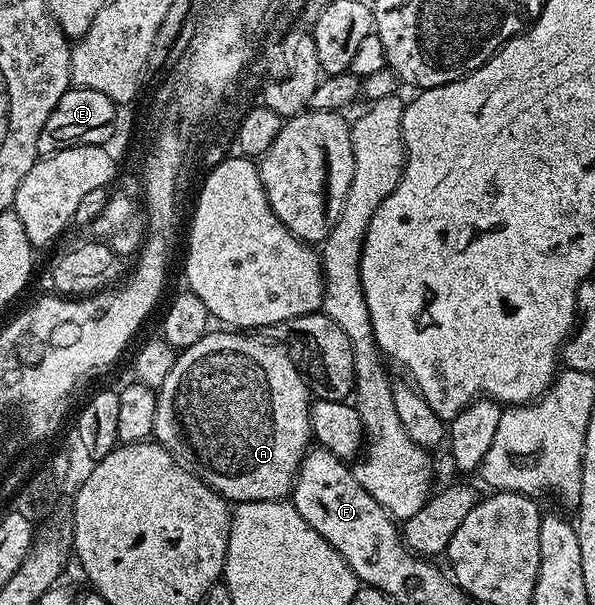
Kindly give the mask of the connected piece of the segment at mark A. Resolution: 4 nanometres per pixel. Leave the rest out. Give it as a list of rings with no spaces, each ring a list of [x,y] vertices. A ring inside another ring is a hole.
[[[219,330],[223,332],[208,331],[206,336],[201,337],[193,346],[182,349],[175,357],[173,370],[169,370],[169,378],[157,390],[157,414],[153,414],[154,443],[171,455],[183,468],[194,472],[196,476],[210,486],[214,492],[219,493],[228,502],[242,502],[244,500],[282,500],[290,497],[291,489],[295,486],[295,476],[299,473],[299,467],[303,461],[303,453],[312,443],[311,434],[311,406],[313,397],[311,389],[307,387],[307,381],[299,367],[291,360],[287,349],[278,344],[268,344],[262,338],[244,334],[239,330]]]

